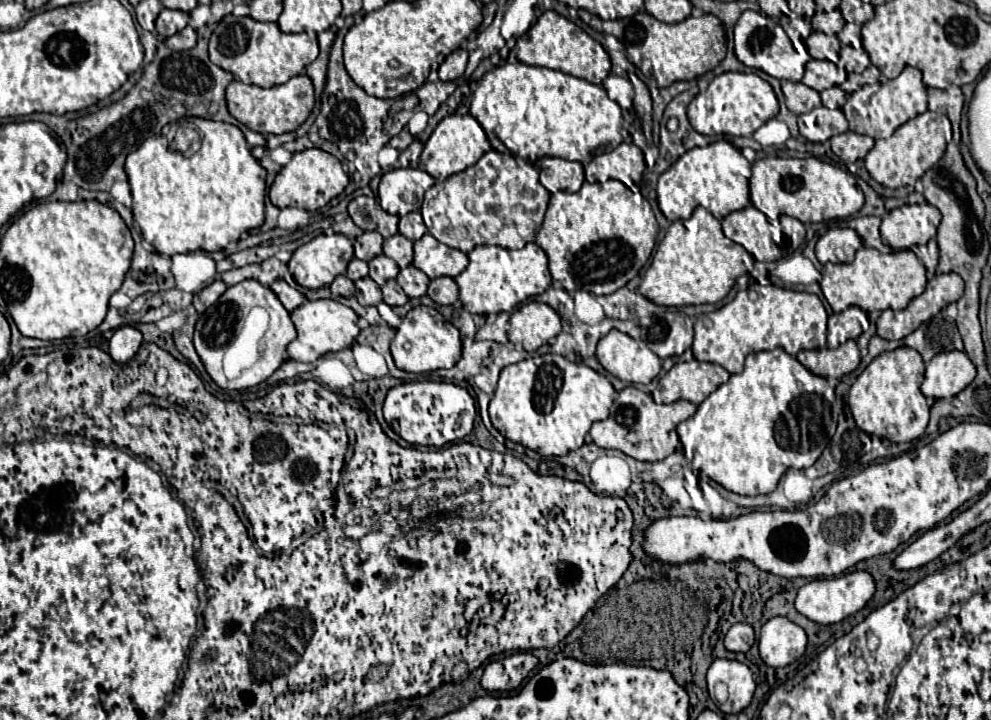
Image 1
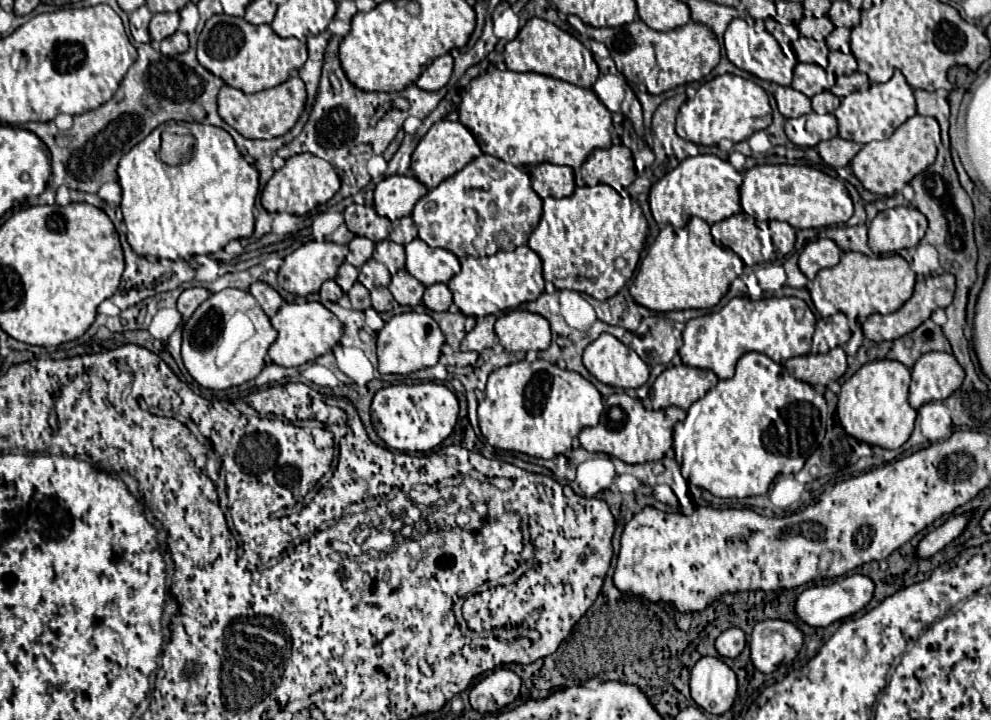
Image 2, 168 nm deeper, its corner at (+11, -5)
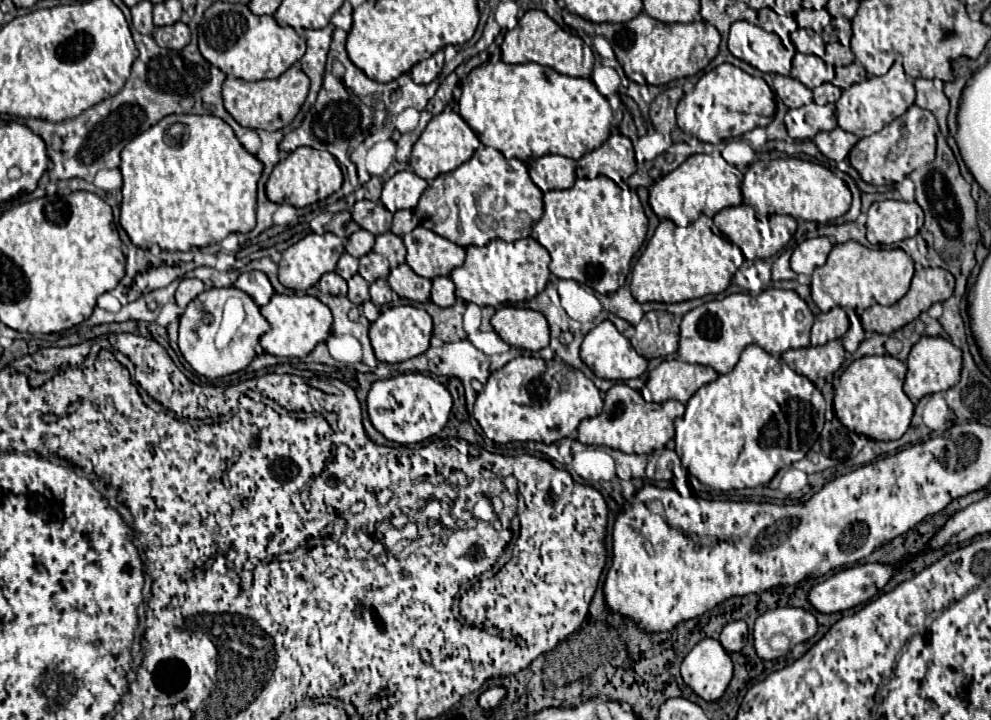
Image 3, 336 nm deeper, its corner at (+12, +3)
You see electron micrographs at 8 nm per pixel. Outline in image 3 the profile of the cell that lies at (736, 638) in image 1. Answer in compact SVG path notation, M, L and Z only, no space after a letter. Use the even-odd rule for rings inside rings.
M738 620L738 622L730 622L726 624L726 628L720 634L720 644L728 650L728 652L738 652L744 648L748 638L748 626L746 622Z

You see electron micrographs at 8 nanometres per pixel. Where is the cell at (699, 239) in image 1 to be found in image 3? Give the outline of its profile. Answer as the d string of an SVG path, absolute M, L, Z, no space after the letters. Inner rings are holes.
M700 216L686 228L676 226L672 220L662 220L632 268L630 290L638 302L684 302L720 294L730 286L734 272L744 261L738 246L712 232L712 218Z

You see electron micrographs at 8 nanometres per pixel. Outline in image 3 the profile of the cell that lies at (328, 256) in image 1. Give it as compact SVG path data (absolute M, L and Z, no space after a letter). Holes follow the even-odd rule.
M324 232L320 236L308 234L282 254L282 260L278 262L278 280L286 288L292 288L296 292L308 290L310 286L314 286L320 280L322 274L332 272L336 268L336 262L342 254L344 254L344 240L340 236L334 236L332 232Z

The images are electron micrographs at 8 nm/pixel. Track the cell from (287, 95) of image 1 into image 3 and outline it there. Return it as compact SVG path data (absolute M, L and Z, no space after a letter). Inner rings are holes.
M294 64L290 70L286 70L280 78L274 80L256 80L256 82L246 82L240 78L228 78L224 82L224 106L226 110L236 118L236 122L240 126L246 128L262 128L262 130L280 130L284 126L288 126L294 116L298 114L298 110L302 108L306 94L310 88L310 80L308 76L302 72L302 68L298 68L298 64Z

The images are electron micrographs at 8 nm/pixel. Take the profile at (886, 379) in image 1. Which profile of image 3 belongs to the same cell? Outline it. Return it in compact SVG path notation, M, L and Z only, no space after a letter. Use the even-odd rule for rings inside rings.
M864 356L854 360L840 376L840 384L834 390L833 408L838 420L852 432L864 434L872 440L898 440L910 426L914 404L904 394L902 384L908 368L898 358Z

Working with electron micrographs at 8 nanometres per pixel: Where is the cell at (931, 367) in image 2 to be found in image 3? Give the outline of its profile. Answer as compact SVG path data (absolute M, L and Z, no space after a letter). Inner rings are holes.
M922 336L908 354L908 374L904 380L904 392L906 396L916 404L926 394L936 394L942 390L952 388L960 380L960 368L962 368L962 350L956 348L950 340L940 336Z

